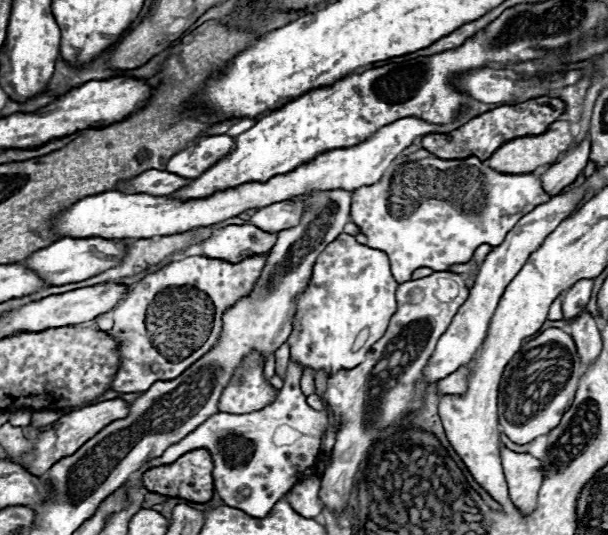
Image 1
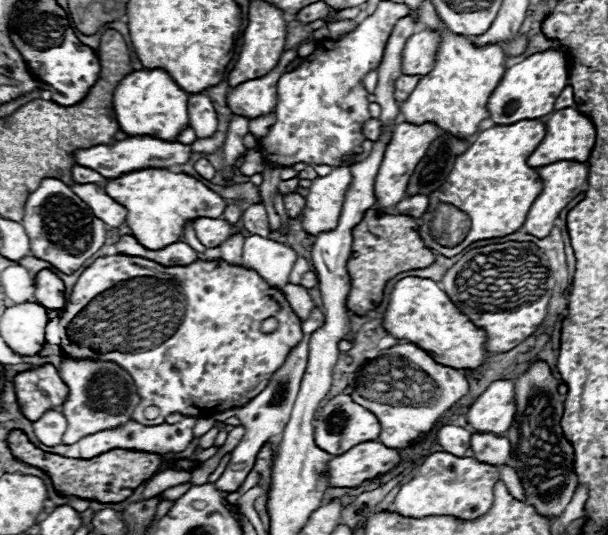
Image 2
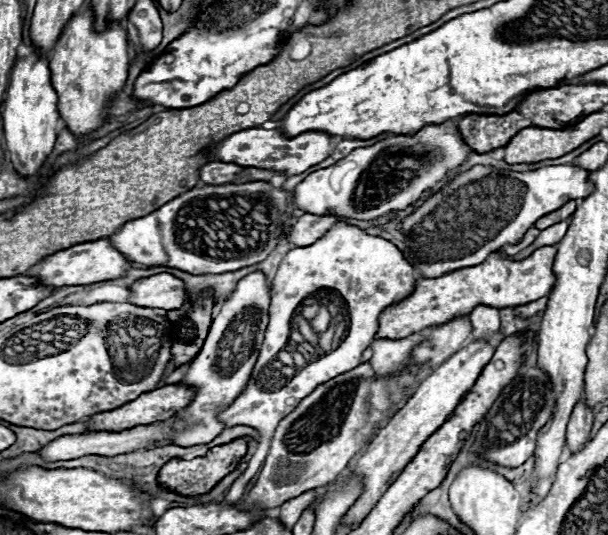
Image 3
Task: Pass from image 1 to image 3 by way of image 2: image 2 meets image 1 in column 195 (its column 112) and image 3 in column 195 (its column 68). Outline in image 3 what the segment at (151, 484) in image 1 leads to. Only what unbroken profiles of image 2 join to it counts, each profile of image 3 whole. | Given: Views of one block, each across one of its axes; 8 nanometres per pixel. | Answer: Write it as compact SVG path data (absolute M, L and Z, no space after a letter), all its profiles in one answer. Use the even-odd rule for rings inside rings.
M236 438L228 444L222 444L222 446L216 446L212 450L208 450L206 456L198 456L194 460L180 460L180 458L174 458L170 460L168 464L162 466L160 474L158 474L158 484L164 486L166 490L170 492L178 492L182 496L198 496L198 494L206 494L210 492L226 474L230 474L238 462L242 460L242 456L246 454L246 440L244 438Z

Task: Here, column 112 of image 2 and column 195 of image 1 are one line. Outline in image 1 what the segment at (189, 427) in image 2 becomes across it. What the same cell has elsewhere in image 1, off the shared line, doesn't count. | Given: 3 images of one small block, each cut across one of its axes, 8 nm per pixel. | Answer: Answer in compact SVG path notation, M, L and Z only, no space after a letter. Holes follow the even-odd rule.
M294 360L288 362L284 386L278 390L276 402L270 406L250 412L250 414L228 414L218 412L202 422L194 432L190 432L182 442L170 446L162 458L148 462L142 470L134 472L126 486L142 488L142 474L150 466L162 466L166 462L174 462L186 454L186 450L204 448L210 452L214 462L214 486L226 506L244 510L254 518L264 518L272 506L296 484L304 478L306 468L312 468L316 456L320 452L322 436L328 428L334 432L340 430L342 422L334 414L326 410L314 410L306 404L306 394L300 390L302 366Z

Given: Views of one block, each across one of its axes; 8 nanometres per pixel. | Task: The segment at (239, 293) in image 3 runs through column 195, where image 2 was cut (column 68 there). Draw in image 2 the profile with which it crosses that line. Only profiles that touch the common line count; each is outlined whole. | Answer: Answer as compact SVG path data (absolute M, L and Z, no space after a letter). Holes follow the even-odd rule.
M62 358L60 378L68 386L68 400L62 406L62 414L68 422L62 442L76 444L80 438L88 434L96 434L100 430L112 430L116 426L124 426L124 422L134 420L132 414L140 404L140 396L132 378L114 362L94 362L94 360L72 360Z

